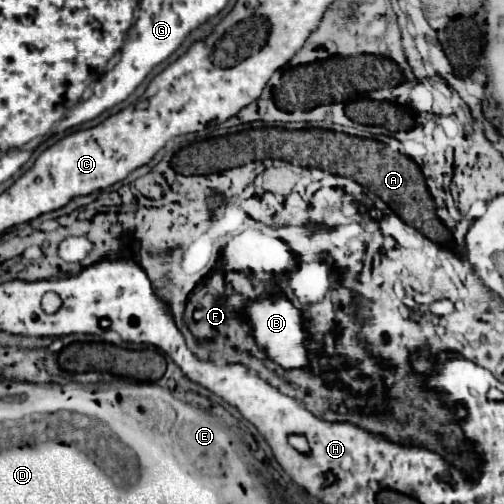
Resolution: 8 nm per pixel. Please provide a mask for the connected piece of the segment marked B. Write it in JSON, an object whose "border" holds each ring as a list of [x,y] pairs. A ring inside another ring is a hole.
{"border":[[[256,301],[246,309],[248,317],[250,317],[250,325],[252,325],[252,335],[256,339],[256,343],[260,347],[264,347],[264,351],[268,353],[268,357],[272,361],[276,361],[280,367],[284,369],[292,369],[292,367],[306,367],[308,365],[308,355],[304,349],[304,315],[300,313],[300,309],[296,309],[292,303],[288,301],[280,301],[280,303],[272,303],[272,301]]]}

